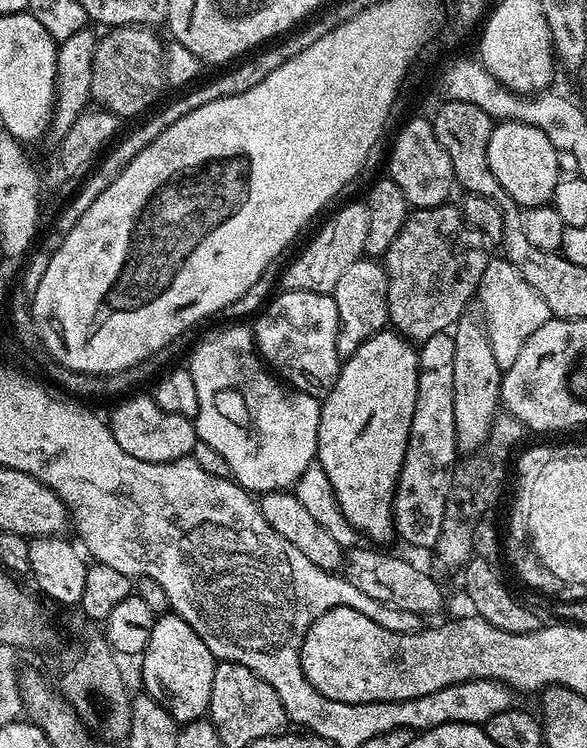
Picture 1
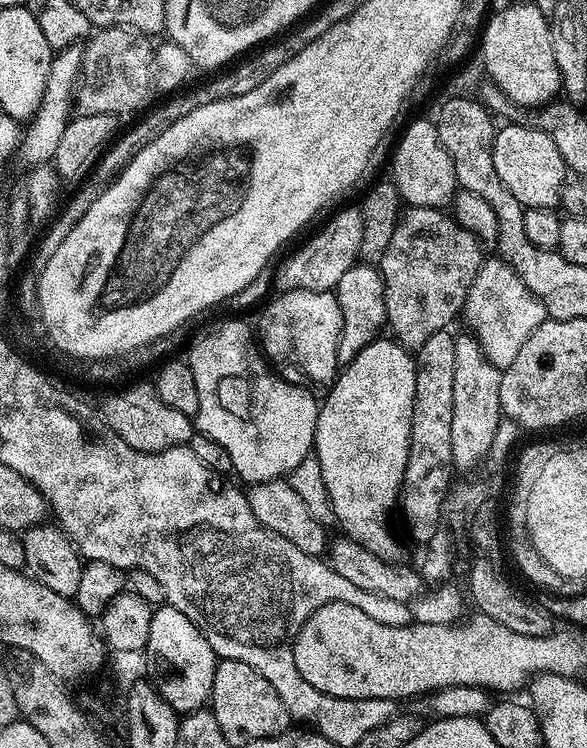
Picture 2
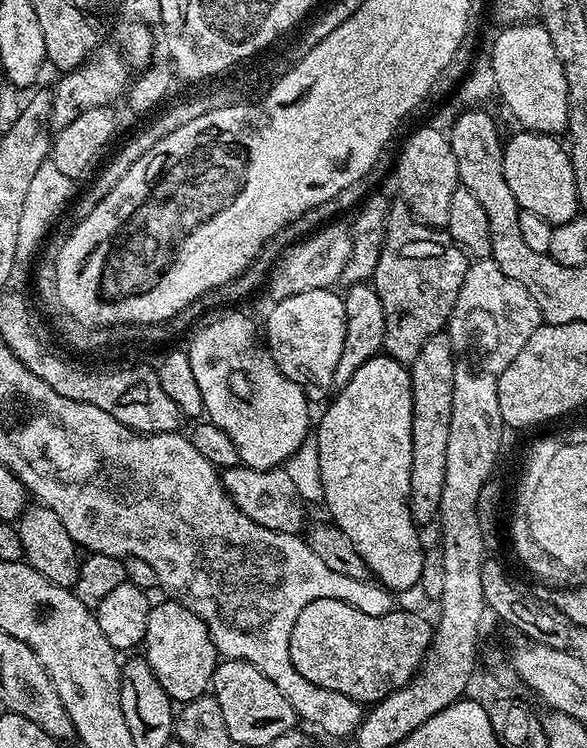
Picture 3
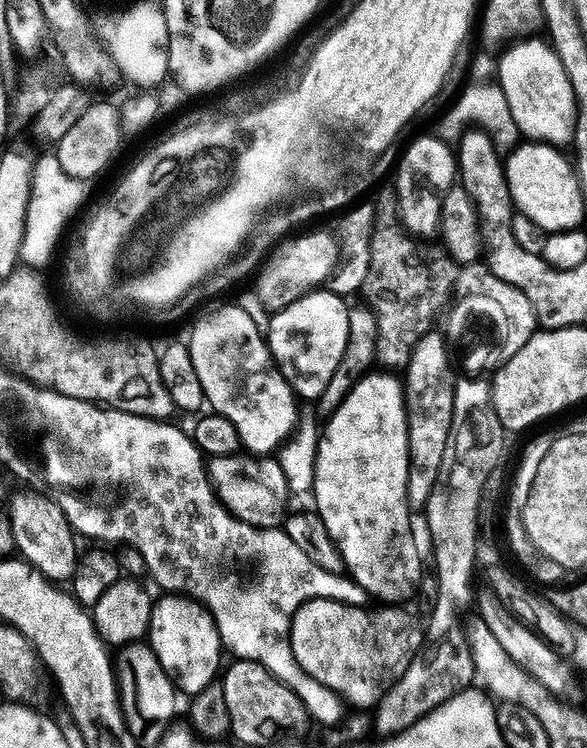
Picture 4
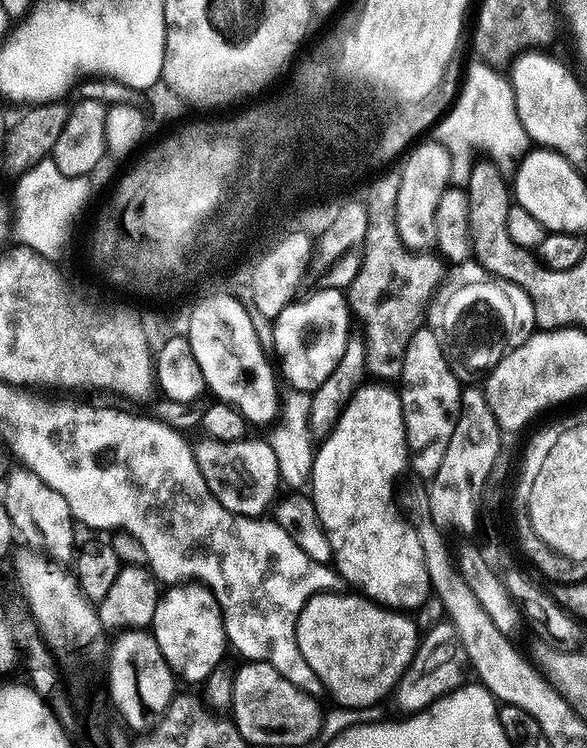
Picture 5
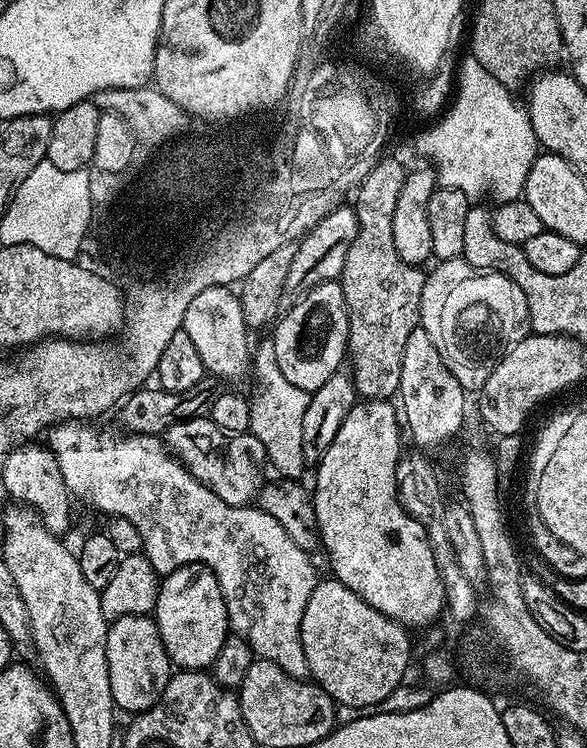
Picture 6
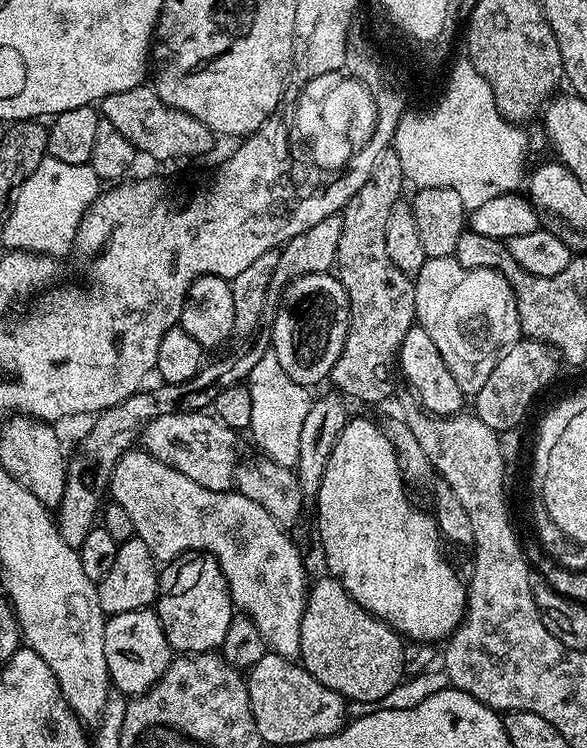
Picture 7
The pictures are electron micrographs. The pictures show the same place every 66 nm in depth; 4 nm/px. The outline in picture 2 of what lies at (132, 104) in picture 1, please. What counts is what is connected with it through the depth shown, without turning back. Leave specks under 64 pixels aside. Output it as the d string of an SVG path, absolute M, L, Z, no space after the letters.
M114 26L93 31L80 54L80 75L74 87L76 116L106 114L119 117L120 112L140 108L153 93L152 57L154 44L145 33Z

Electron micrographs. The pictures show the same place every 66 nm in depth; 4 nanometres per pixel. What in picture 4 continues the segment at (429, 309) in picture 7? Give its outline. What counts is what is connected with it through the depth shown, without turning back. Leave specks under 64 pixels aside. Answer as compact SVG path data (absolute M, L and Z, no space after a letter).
M497 283L495 287L476 288L473 292L462 293L457 298L456 305L454 305L454 300L451 307L447 309L447 312L449 311L448 321L442 325L444 342L448 346L449 357L458 365L459 371L460 368L464 371L461 373L472 378L479 377L481 374L495 373L496 369L501 368L510 357L518 354L518 350L522 350L522 346L526 346L526 342L538 328L534 310L530 306L526 294L522 294L522 290L501 283Z

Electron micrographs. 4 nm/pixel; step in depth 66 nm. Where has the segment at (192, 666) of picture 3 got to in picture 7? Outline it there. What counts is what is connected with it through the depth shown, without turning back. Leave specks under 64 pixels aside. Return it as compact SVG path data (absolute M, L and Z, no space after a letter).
M184 552L180 555L177 560L169 560L159 569L158 572L160 578L160 585L156 591L156 603L154 605L158 618L162 622L164 627L164 633L168 639L168 645L172 647L177 653L180 654L195 654L198 652L211 652L219 649L223 645L224 639L226 638L226 630L230 630L230 622L234 615L234 605L232 602L232 596L228 593L228 583L226 578L222 574L222 566L218 566L218 562L213 556L209 556L206 552Z

